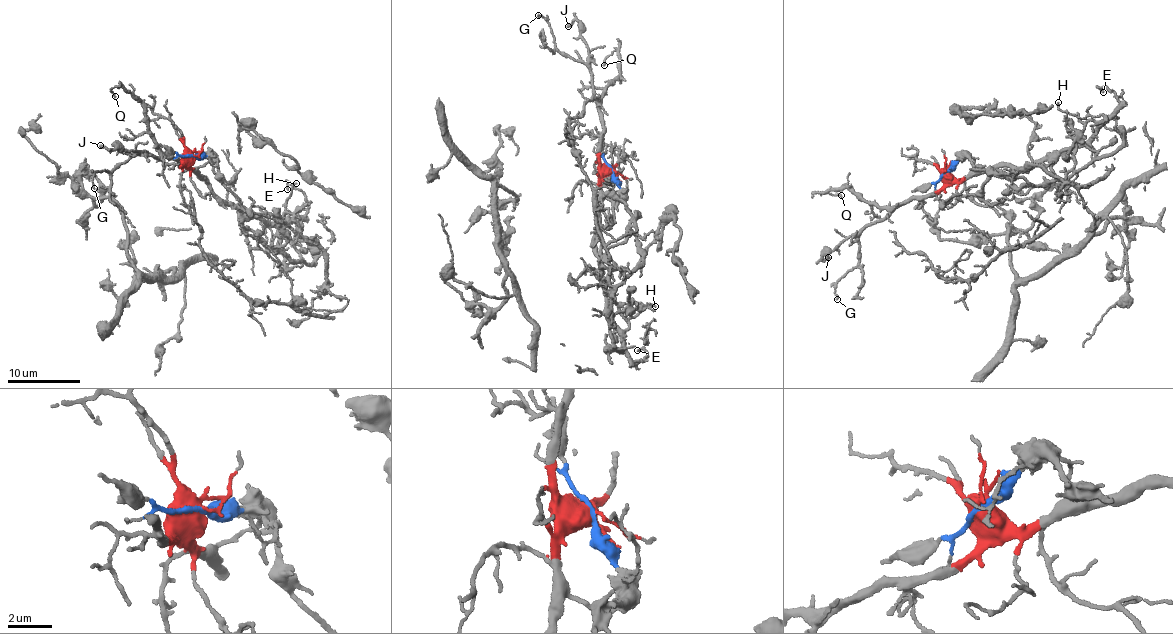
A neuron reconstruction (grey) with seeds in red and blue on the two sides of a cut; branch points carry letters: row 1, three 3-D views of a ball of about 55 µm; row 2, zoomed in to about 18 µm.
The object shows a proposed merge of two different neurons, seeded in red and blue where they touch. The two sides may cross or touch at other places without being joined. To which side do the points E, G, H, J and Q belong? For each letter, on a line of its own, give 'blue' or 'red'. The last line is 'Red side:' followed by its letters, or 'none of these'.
E: red
G: red
H: red
J: red
Q: red
Red side: E, G, H, J, Q

